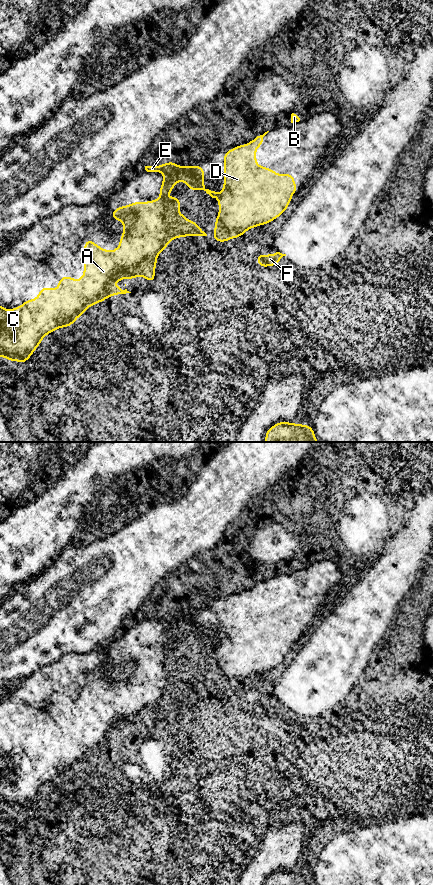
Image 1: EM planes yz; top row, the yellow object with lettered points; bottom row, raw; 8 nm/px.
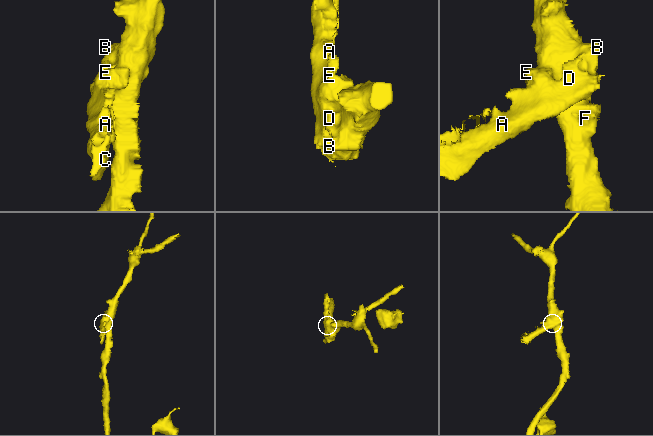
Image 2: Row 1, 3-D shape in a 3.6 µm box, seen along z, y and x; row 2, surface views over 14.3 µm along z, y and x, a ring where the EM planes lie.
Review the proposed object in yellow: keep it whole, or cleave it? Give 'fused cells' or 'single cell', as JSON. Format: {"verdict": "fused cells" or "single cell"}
{"verdict": "fused cells"}

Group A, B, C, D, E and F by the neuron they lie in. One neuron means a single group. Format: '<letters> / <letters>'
A C D / B E F

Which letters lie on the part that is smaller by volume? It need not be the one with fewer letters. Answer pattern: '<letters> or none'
A, C, D

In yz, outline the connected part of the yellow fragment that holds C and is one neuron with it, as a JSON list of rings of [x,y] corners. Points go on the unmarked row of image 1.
[[[164,624],[162,634],[158,644],[158,648],[141,650],[136,649],[134,652],[129,652],[123,655],[117,655],[111,662],[111,665],[117,669],[124,670],[124,681],[120,685],[120,694],[114,699],[109,700],[96,693],[95,690],[90,689],[88,686],[84,692],[84,724],[77,729],[70,724],[62,724],[58,730],[58,738],[53,736],[45,737],[41,734],[40,741],[35,748],[25,748],[22,754],[16,755],[9,760],[5,755],[0,755],[0,805],[6,805],[14,810],[15,807],[19,808],[21,813],[24,813],[25,809],[32,804],[33,799],[40,793],[43,785],[52,779],[57,778],[59,775],[69,775],[75,769],[76,766],[85,761],[87,755],[95,753],[97,750],[103,750],[111,743],[119,743],[131,741],[127,737],[123,738],[122,735],[113,735],[114,729],[121,729],[124,725],[131,727],[136,726],[137,723],[141,723],[143,726],[147,726],[149,731],[155,730],[155,713],[157,711],[157,702],[164,699],[165,695],[172,687],[184,684],[207,684],[192,668],[186,668],[183,661],[178,661],[173,664],[174,659],[180,658],[179,645],[171,645],[165,652],[162,645],[166,641],[171,642],[172,636],[175,634],[177,627]]]

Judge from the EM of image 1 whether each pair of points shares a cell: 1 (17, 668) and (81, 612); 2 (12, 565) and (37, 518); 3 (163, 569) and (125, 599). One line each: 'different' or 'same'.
1: same
2: same
3: same

